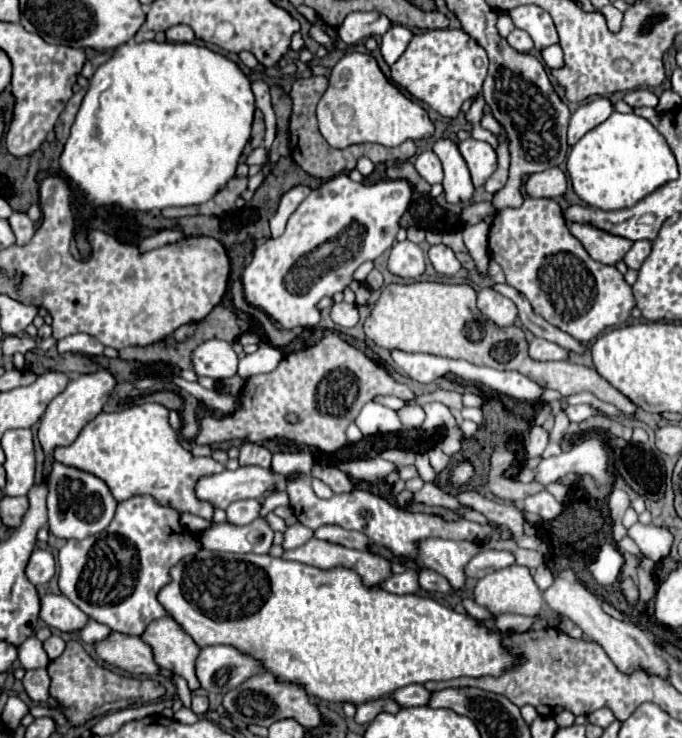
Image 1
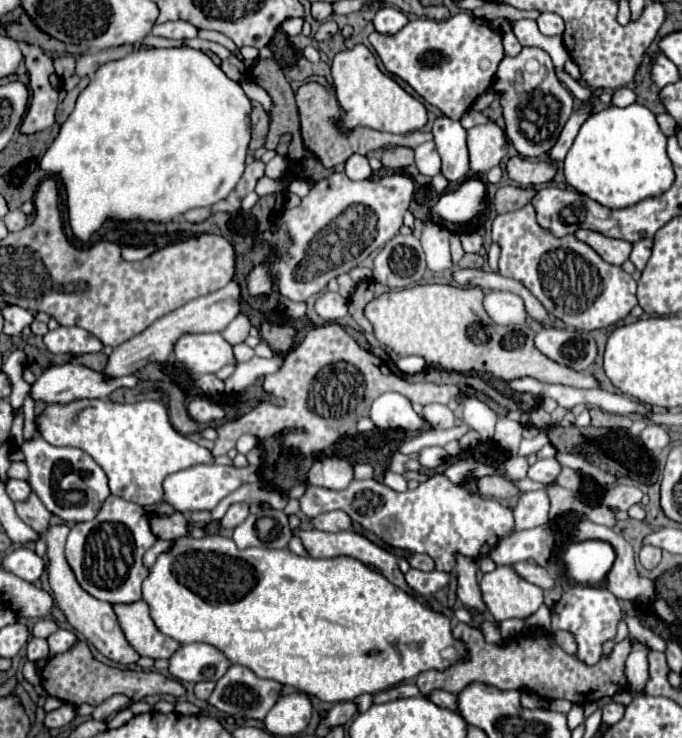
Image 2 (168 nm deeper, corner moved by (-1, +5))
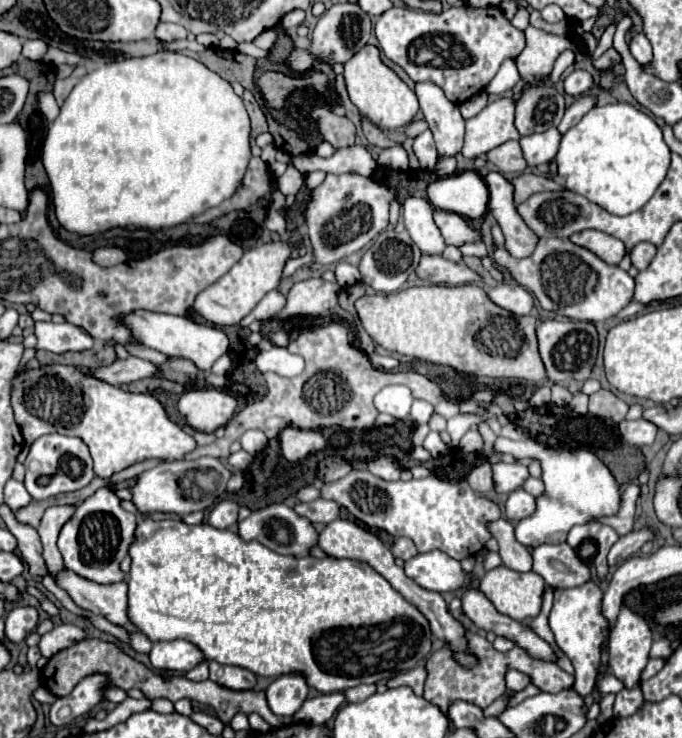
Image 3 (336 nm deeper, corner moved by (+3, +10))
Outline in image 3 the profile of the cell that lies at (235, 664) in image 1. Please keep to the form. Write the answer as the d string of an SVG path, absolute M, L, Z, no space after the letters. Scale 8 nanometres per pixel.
M171 640L171 642L155 642L149 654L151 664L161 670L189 672L191 668L203 662L203 652L187 640Z

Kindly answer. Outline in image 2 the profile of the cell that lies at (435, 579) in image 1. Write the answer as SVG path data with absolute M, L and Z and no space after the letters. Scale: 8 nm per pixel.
M413 553L409 557L409 565L415 569L421 569L421 571L433 571L435 569L433 559L429 555L423 555L423 553Z

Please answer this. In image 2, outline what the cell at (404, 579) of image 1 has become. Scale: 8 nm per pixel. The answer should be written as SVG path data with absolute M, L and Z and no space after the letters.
M409 569L409 573L405 575L407 583L421 595L433 595L441 589L445 589L449 585L449 579L451 579L451 573L445 573L445 571L419 571L419 569Z

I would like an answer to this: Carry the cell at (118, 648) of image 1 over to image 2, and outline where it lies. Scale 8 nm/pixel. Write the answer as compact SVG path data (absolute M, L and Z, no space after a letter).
M65 523L61 525L51 525L45 533L45 543L47 543L47 573L49 573L49 585L53 591L53 599L57 603L57 607L63 611L67 623L79 631L81 635L85 635L85 639L89 639L105 657L129 665L129 663L137 663L139 653L127 643L123 631L119 631L119 623L115 623L115 613L111 611L111 605L105 601L95 599L93 595L89 595L87 591L81 589L81 585L75 579L75 573L71 571L71 567L65 561L65 539L67 539L69 527Z

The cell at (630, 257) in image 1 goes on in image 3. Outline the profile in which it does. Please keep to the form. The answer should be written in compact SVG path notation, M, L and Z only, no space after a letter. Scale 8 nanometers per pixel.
M639 242L639 244L635 244L633 248L631 248L631 262L633 262L633 266L637 268L637 270L643 270L643 268L647 268L649 266L649 262L653 260L653 256L655 256L655 252L657 252L657 248L651 244L651 242Z

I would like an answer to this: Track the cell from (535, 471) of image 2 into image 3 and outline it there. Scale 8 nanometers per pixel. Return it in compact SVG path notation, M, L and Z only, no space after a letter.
M493 464L493 478L495 478L495 490L497 492L513 492L523 486L523 482L529 478L529 470L523 464Z

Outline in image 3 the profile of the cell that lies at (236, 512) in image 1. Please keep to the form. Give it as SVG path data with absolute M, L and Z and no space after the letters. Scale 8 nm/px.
M221 500L209 514L209 524L213 528L229 528L237 524L239 504L235 500Z

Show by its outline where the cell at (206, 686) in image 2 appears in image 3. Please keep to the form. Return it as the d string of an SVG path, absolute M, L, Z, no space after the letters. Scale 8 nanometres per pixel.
M201 662L197 668L189 670L189 672L187 672L187 678L189 678L189 680L193 680L193 682L203 682L203 680L207 680L207 678L209 678L207 662Z

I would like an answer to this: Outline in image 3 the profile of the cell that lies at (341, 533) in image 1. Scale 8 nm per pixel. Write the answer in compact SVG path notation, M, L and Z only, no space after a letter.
M317 498L315 502L309 502L309 504L303 504L303 502L295 504L295 512L307 518L311 524L329 524L339 518L339 504Z

